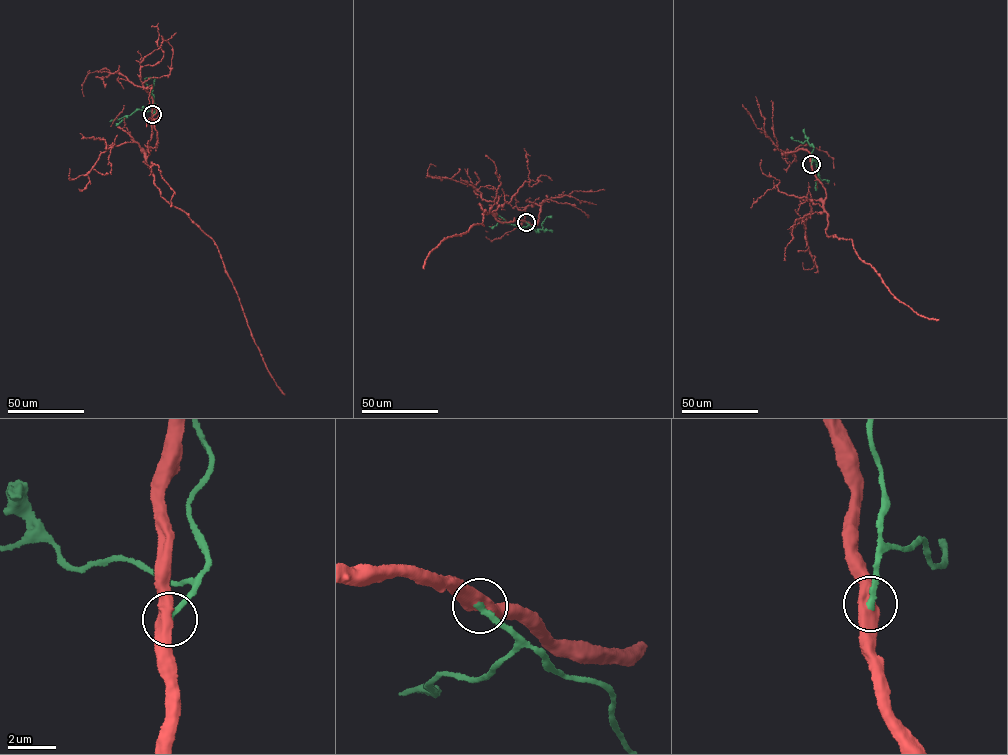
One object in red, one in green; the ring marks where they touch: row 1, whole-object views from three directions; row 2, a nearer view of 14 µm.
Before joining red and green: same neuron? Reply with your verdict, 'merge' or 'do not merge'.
do not merge

